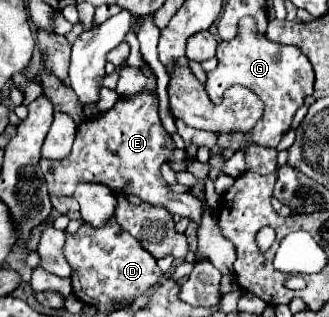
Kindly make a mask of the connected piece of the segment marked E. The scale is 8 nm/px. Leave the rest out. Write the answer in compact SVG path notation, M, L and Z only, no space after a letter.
M143 90L135 96L121 96L115 106L89 118L77 126L75 144L67 158L45 160L39 166L45 174L49 196L73 196L77 184L95 182L105 184L111 192L125 192L125 196L139 196L141 202L163 206L175 216L187 216L195 224L201 222L203 204L191 194L175 194L161 176L161 166L167 164L175 152L173 138L165 132L159 114L159 98L155 92Z

